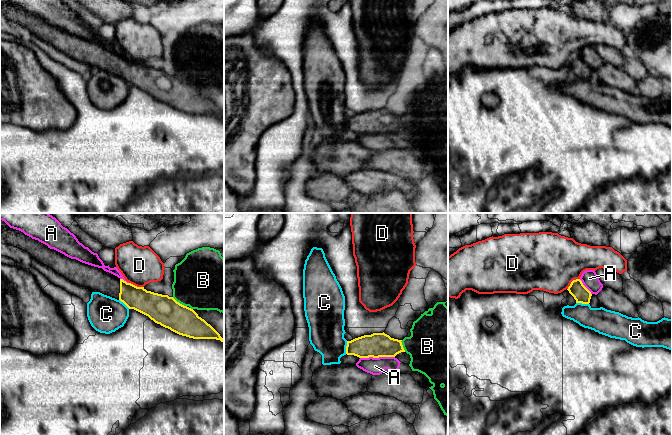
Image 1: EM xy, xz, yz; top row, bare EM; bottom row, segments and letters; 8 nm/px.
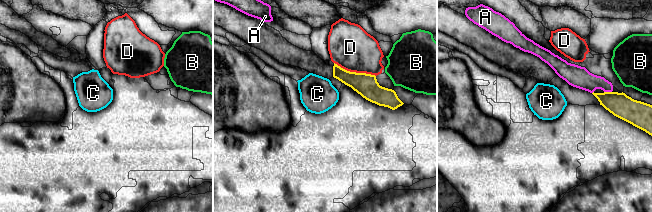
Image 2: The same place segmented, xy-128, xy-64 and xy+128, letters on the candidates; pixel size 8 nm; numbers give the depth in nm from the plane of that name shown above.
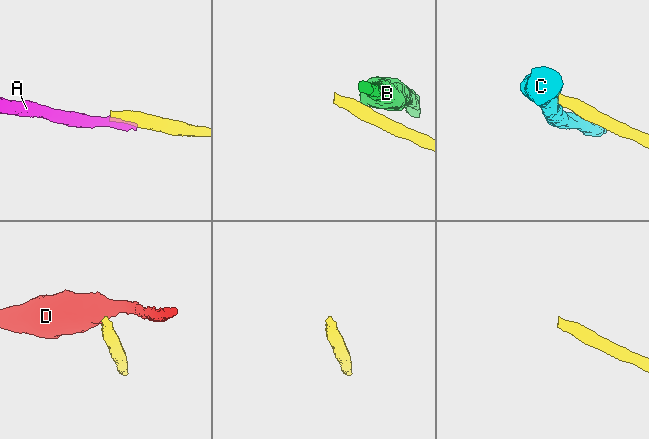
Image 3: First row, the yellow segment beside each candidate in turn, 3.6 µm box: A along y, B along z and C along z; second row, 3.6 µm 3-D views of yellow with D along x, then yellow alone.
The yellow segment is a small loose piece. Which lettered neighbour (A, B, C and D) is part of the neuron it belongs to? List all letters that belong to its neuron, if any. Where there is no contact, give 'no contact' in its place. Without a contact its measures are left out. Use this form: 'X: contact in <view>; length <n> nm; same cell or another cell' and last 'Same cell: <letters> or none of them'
A: contact in xz; length 280 nm; another cell
B: contact in xy; length 140 nm; another cell
C: contact in xz; length 110 nm; another cell
D: contact in yz; length 140 nm; another cell
Same cell: none of them

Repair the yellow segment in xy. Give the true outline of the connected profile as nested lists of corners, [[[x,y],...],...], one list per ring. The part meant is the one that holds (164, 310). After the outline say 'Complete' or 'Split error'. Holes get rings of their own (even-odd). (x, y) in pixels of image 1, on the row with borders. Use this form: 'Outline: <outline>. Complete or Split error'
Outline: [[[13,228],[0,235],[0,242],[28,252],[33,259],[71,282],[92,292],[100,292],[120,300],[129,309],[148,316],[155,323],[179,335],[223,342],[223,338],[210,324],[199,317],[193,309],[180,304],[173,297],[147,291],[144,287],[127,283],[102,268],[71,259]]]. Split error

